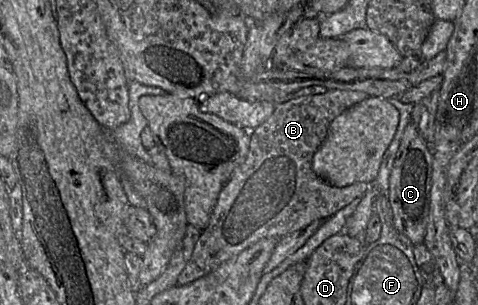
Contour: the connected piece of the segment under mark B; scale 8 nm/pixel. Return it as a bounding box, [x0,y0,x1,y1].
[177,89,371,285]

